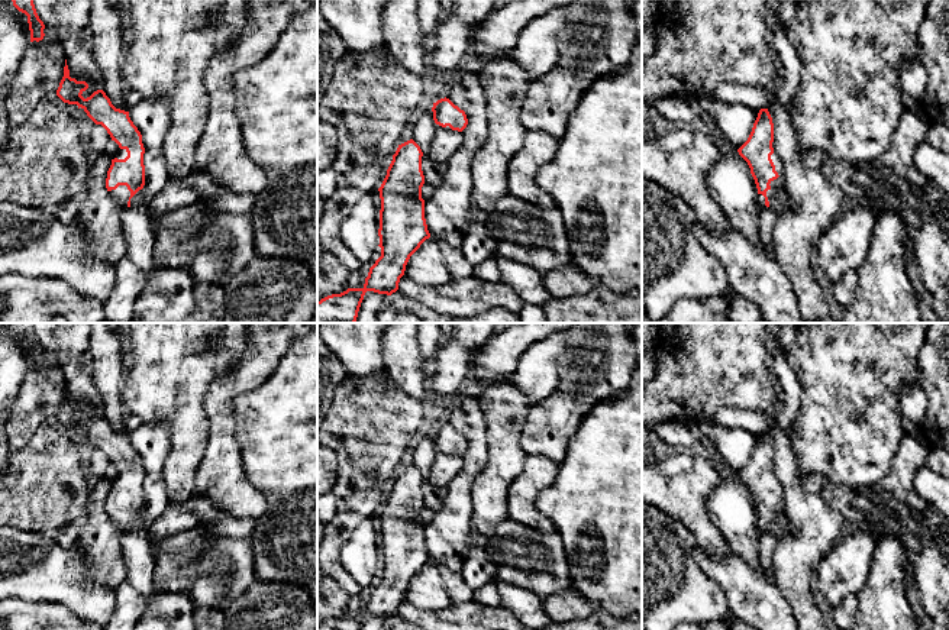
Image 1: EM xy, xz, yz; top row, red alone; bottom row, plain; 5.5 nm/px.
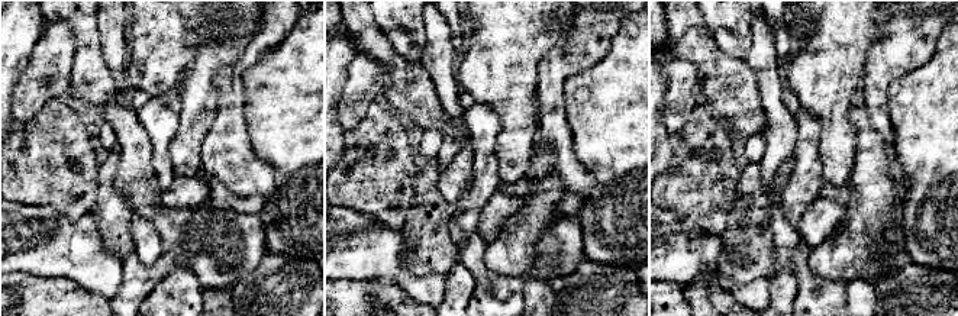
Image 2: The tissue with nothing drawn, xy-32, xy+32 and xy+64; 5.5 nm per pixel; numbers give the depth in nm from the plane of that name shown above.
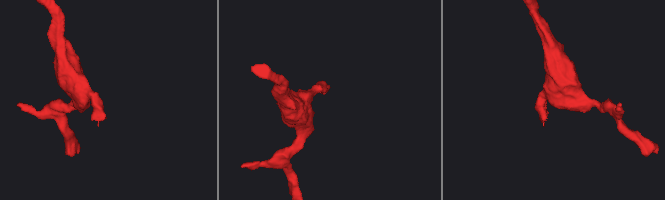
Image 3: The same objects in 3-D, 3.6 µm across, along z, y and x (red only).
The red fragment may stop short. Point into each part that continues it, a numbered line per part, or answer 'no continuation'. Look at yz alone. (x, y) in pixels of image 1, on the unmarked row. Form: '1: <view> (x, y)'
1: yz (774, 509)

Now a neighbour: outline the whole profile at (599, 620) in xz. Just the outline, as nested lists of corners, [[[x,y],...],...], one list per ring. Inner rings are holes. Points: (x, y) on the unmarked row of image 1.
[[[597,610],[588,617],[575,617],[569,621],[552,623],[543,630],[642,630],[642,617],[630,614],[620,618]]]

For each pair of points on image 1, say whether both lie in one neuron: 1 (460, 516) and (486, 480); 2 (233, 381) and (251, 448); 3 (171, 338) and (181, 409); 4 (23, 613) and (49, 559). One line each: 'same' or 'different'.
1: different
2: different
3: same
4: different

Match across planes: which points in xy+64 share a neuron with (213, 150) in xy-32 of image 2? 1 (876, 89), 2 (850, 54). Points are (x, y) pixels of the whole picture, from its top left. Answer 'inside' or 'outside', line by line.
1: inside
2: outside

